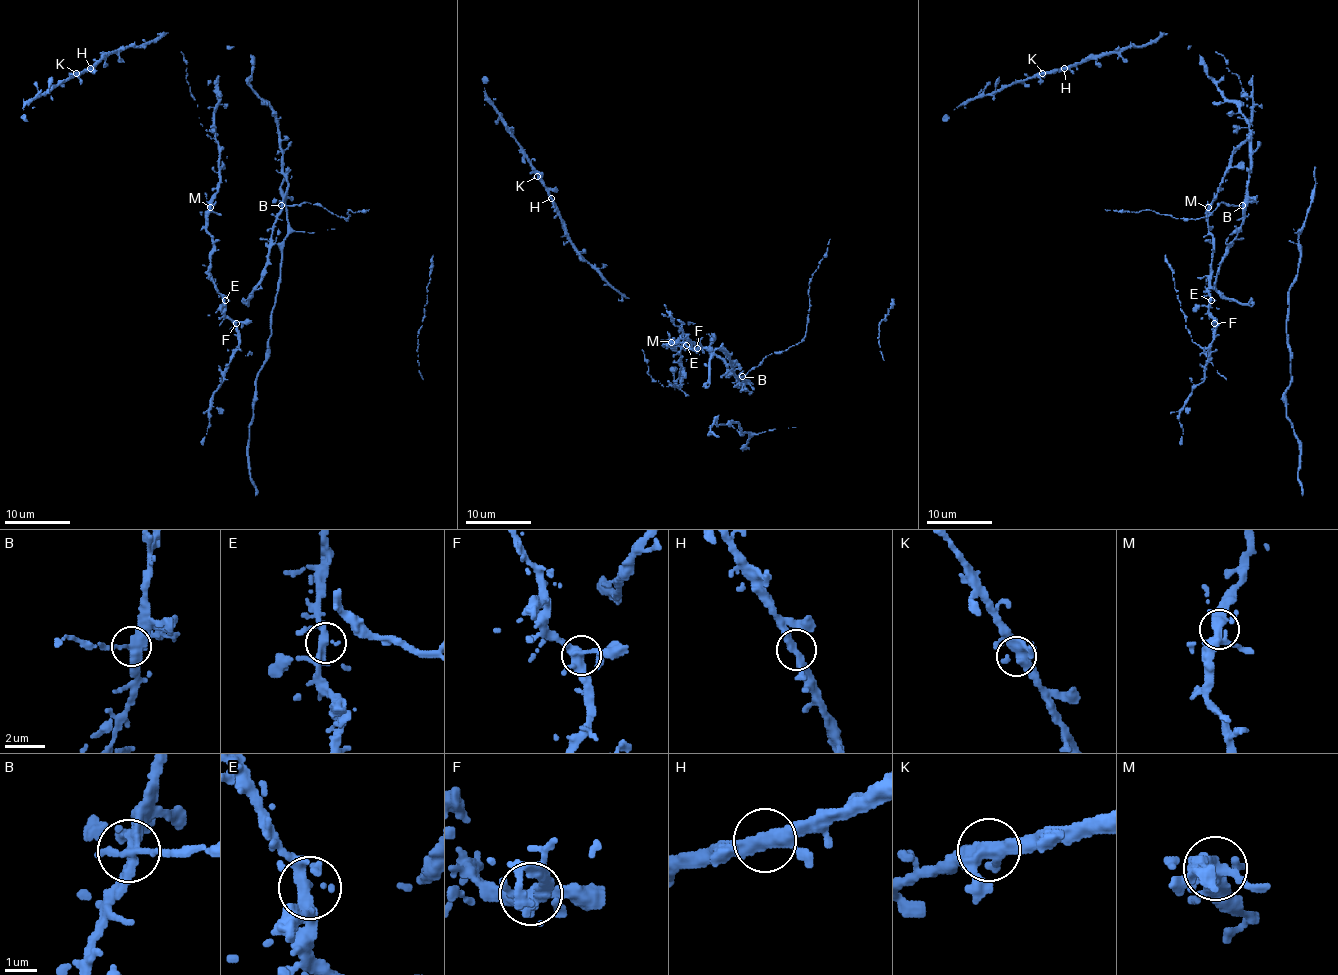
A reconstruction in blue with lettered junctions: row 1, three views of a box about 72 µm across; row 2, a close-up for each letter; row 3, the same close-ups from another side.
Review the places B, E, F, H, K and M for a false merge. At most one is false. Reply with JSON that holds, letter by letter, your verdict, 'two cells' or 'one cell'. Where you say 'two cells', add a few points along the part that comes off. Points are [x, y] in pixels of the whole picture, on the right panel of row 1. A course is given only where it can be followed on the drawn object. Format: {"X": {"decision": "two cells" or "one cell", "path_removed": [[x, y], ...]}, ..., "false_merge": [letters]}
{"B": {"decision": "one cell"}, "E": {"decision": "one cell"}, "F": {"decision": "one cell"}, "H": {"decision": "one cell"}, "K": {"decision": "one cell"}, "M": {"decision": "one cell"}, "false_merge": []}

